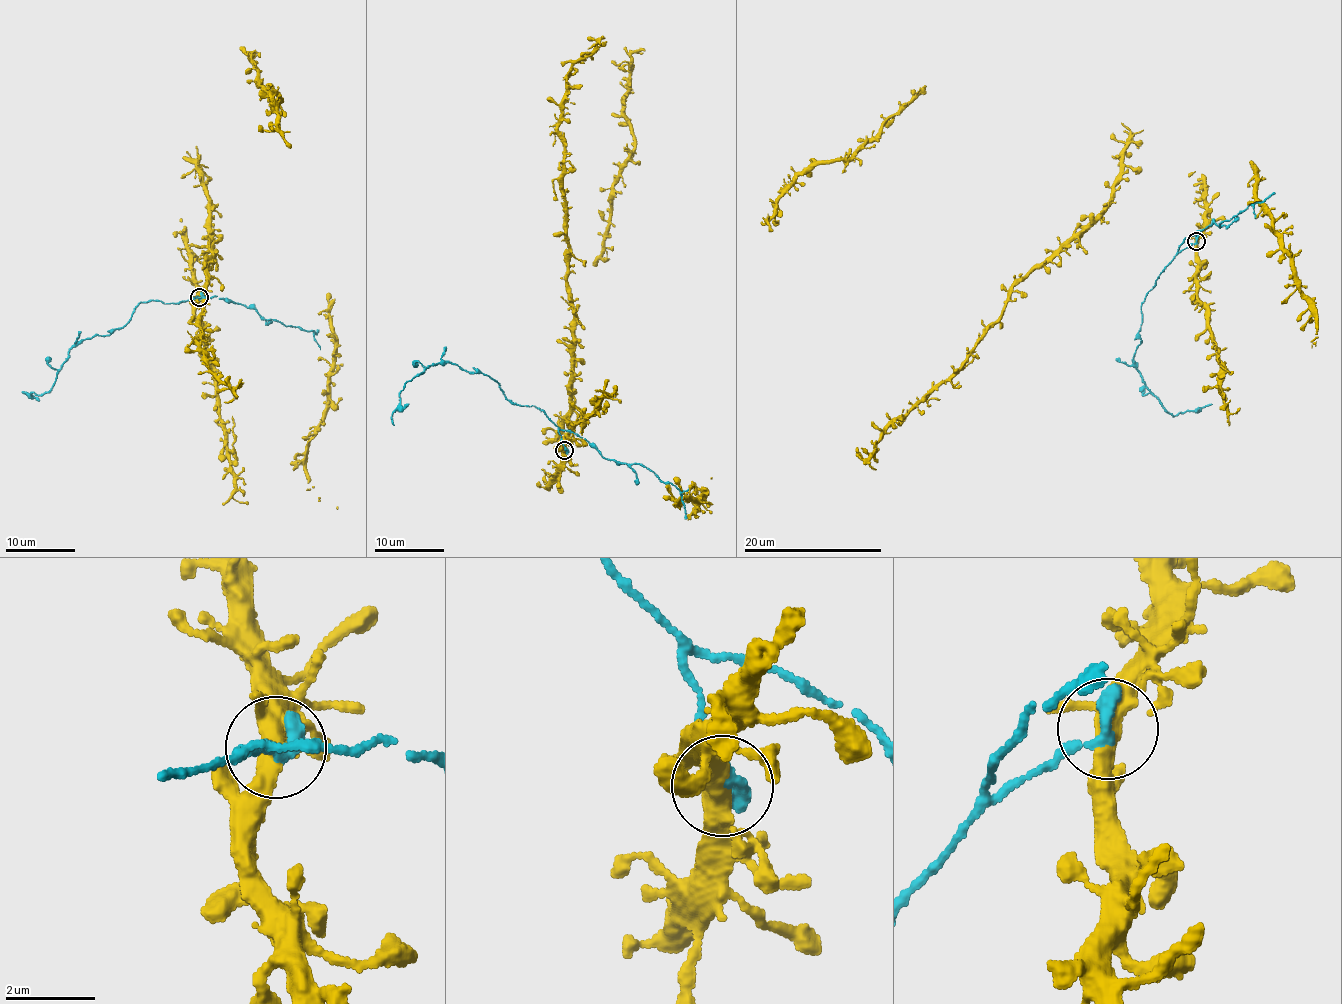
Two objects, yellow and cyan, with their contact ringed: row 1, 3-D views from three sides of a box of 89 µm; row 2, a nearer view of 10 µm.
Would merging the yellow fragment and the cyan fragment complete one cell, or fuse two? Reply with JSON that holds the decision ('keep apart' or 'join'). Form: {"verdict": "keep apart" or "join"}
{"verdict": "keep apart"}

